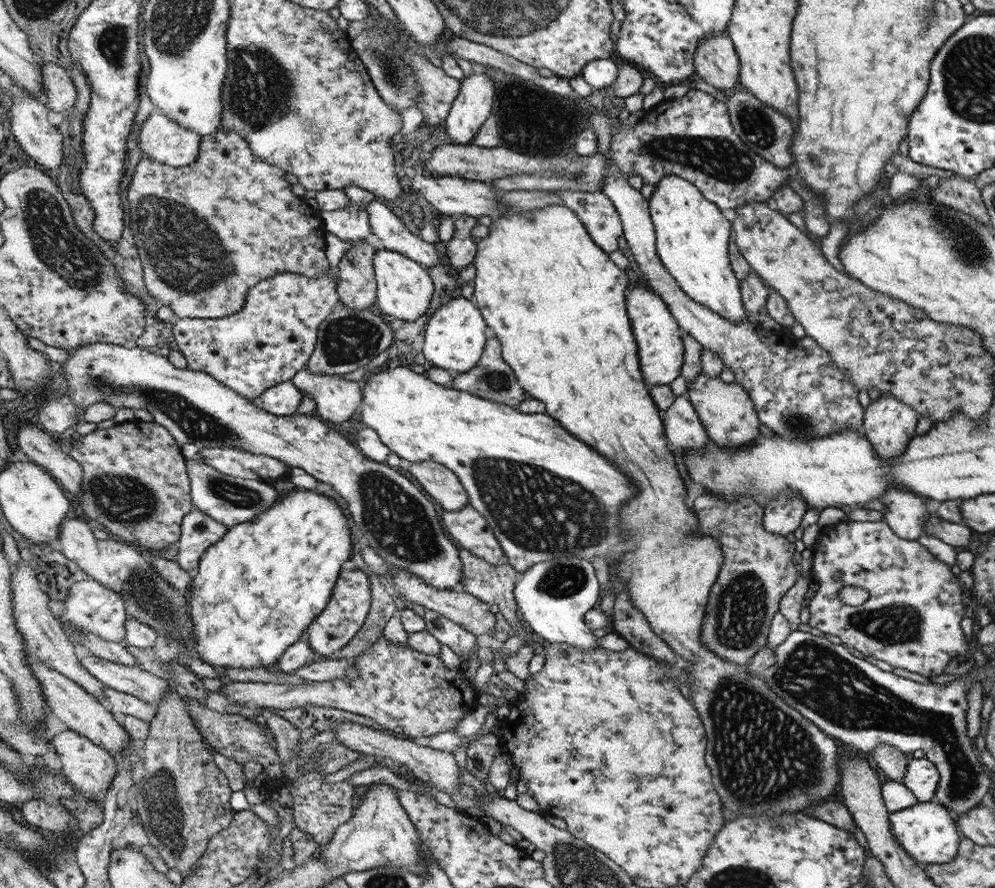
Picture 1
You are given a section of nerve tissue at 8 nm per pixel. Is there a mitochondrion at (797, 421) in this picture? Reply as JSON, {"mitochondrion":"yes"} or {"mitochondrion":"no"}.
{"mitochondrion":"yes"}

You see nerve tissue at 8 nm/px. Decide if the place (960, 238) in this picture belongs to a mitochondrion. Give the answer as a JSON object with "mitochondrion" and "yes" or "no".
{"mitochondrion":"yes"}

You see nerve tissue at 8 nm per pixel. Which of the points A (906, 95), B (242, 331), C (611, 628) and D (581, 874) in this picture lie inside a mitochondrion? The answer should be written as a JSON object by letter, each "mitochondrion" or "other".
{"A":"other","B":"other","C":"other","D":"mitochondrion"}

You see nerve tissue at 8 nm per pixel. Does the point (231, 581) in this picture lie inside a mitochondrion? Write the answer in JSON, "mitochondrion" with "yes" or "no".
{"mitochondrion":"no"}

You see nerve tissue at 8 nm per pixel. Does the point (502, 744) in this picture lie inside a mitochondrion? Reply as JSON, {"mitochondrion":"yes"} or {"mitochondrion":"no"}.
{"mitochondrion":"no"}

